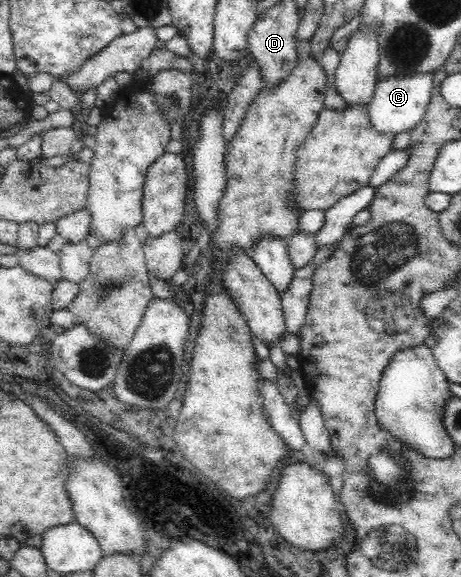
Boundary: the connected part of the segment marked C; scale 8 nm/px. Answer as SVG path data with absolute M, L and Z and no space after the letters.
M399 73L379 81L373 98L367 104L367 115L375 131L398 135L413 130L423 120L430 103L433 79L433 73Z

